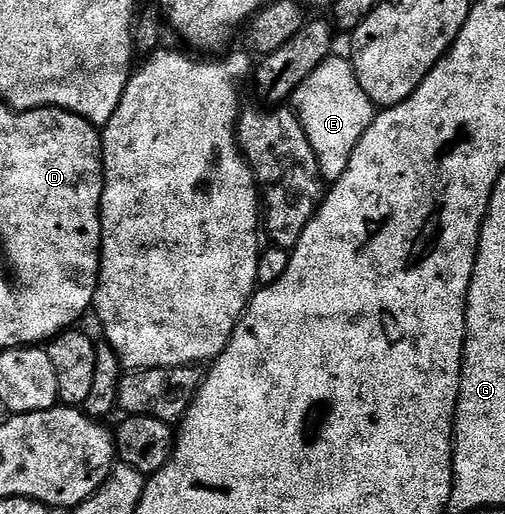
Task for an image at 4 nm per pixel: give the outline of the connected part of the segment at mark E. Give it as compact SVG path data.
M339 54L329 56L298 86L291 103L306 130L306 138L310 138L310 146L314 146L321 176L328 182L342 178L362 134L366 134L374 119L372 99L362 90L351 59L344 57L343 60Z

